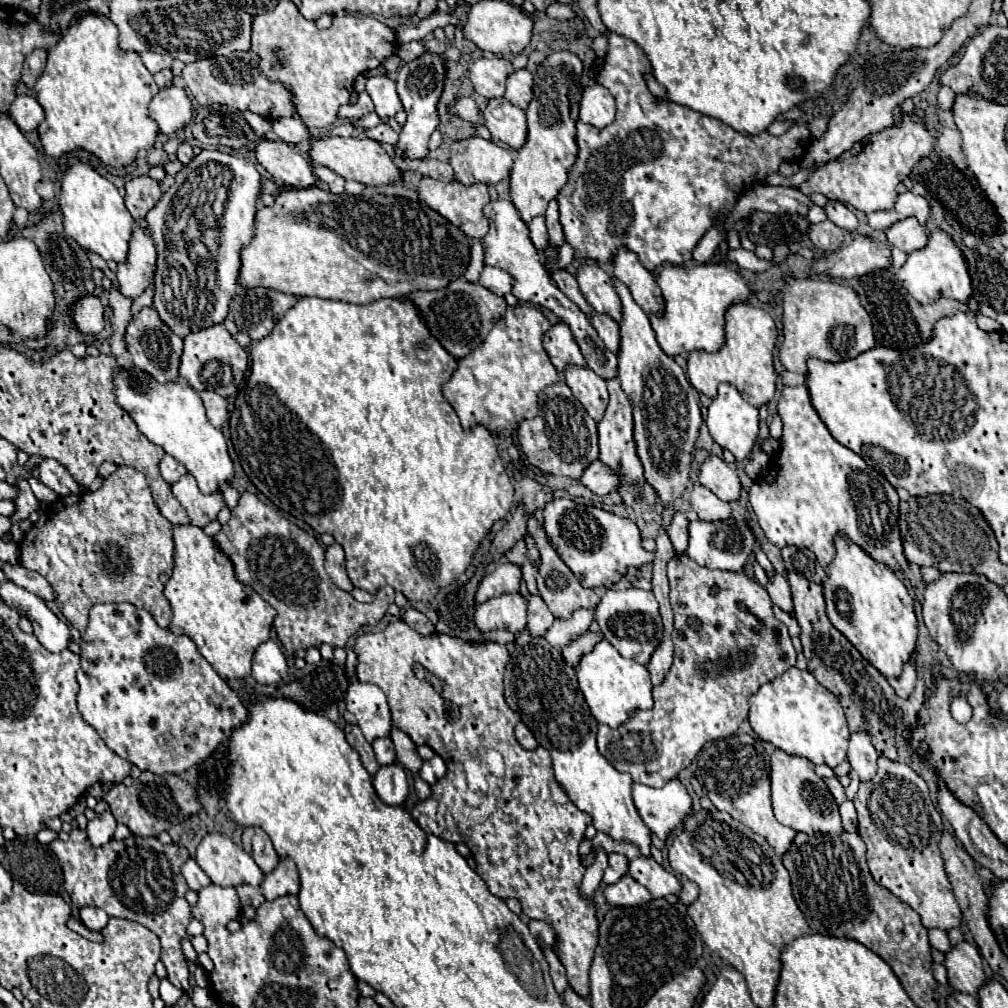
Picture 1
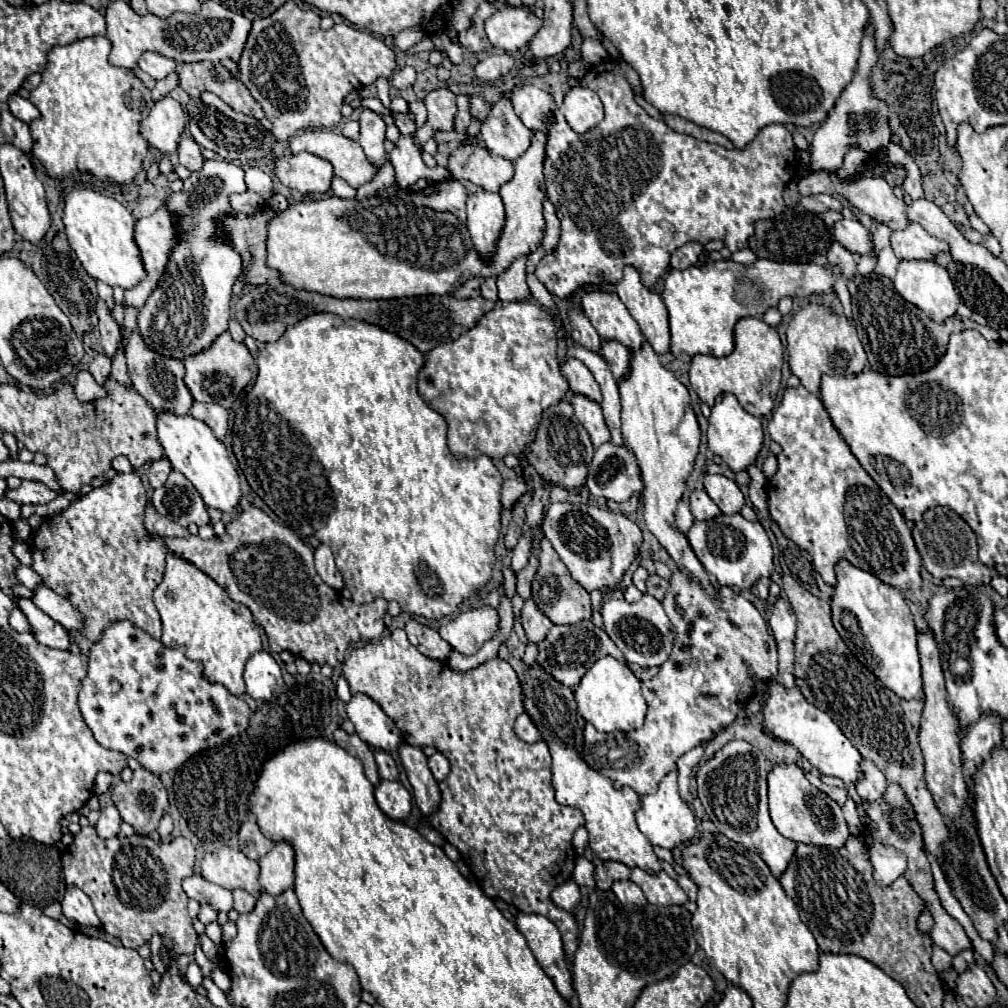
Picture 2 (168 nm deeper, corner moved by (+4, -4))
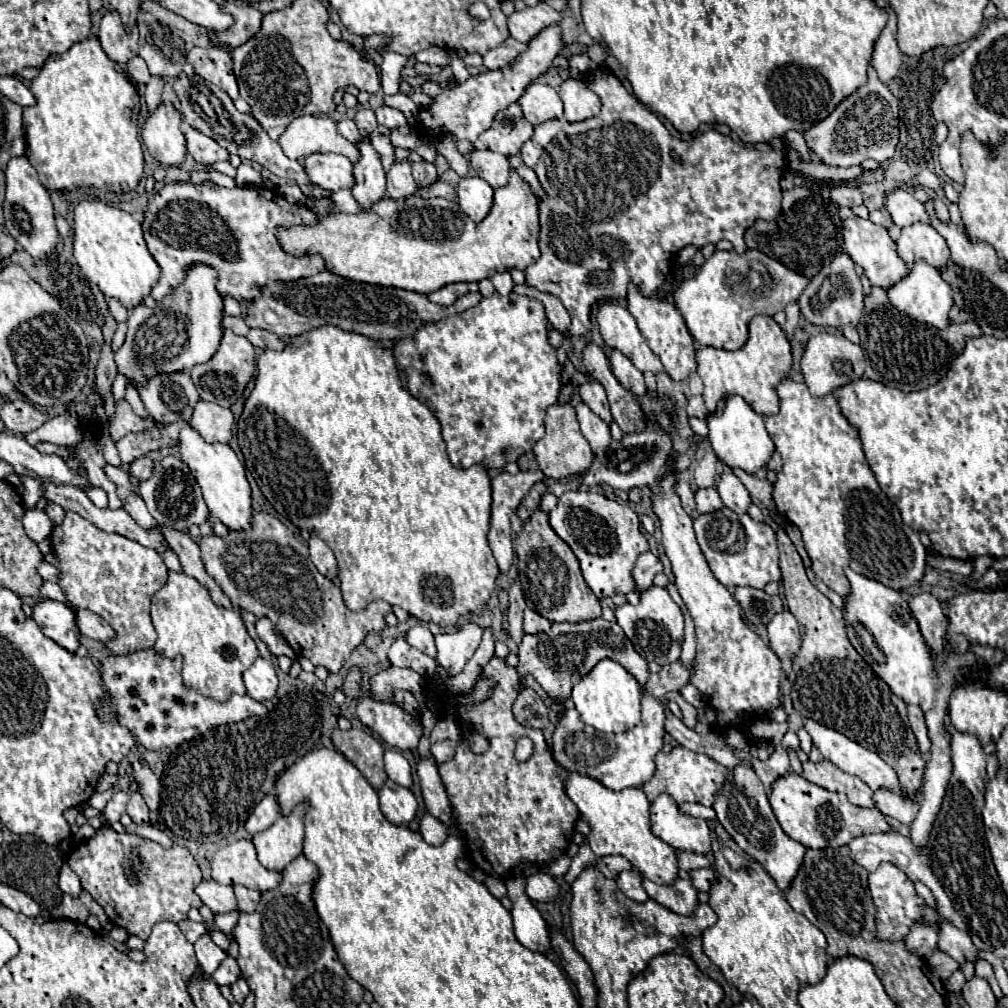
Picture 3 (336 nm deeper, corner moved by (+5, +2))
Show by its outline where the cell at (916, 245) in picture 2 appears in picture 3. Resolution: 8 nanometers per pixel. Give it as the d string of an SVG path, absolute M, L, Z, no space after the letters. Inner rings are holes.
M927 223L903 227L897 239L897 253L909 267L921 259L939 271L943 271L951 259L945 239Z

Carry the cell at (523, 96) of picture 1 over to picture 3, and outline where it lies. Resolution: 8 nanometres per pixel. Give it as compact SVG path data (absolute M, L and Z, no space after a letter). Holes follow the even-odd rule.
M531 83L519 99L519 105L533 127L549 119L563 119L563 101L559 93L545 83Z

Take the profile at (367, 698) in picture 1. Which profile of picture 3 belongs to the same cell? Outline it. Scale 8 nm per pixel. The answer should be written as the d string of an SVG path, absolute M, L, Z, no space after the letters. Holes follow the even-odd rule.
M369 697L357 703L357 715L363 725L379 733L391 747L401 751L417 749L417 743L423 735L423 725L421 719L417 723L417 717L403 707L395 703L381 703Z

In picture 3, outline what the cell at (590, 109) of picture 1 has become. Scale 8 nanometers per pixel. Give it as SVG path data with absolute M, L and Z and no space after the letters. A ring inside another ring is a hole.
M567 79L559 91L563 105L565 105L565 119L569 123L585 121L599 113L601 101L599 97L579 79Z

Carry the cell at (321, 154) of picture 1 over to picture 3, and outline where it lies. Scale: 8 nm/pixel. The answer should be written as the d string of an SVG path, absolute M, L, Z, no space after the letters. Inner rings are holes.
M303 115L287 125L279 137L279 145L291 159L305 159L311 153L341 153L353 163L359 161L359 151L339 131L331 117Z

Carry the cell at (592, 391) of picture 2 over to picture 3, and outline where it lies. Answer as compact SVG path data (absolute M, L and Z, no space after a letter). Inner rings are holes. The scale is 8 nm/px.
M589 381L585 385L581 385L581 399L583 403L589 405L589 409L593 413L597 413L607 425L613 423L613 417L611 417L611 411L609 411L609 401L607 401L607 395L605 395L605 389L601 383L597 381Z

